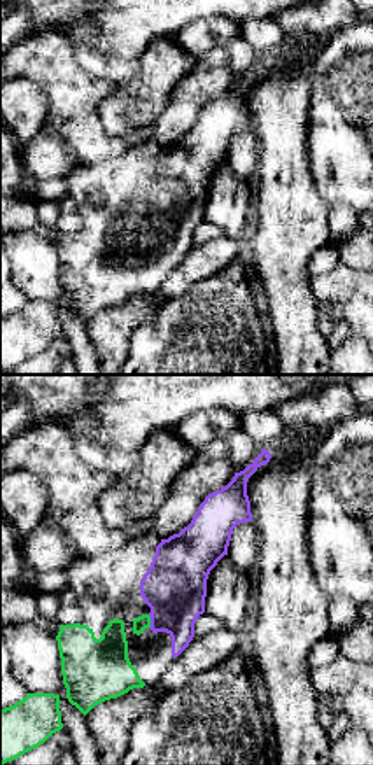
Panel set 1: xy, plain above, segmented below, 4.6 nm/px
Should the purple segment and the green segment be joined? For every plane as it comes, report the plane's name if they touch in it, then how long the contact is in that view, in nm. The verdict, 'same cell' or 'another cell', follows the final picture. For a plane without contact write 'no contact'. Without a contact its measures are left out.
contact in xy; length 60 nm

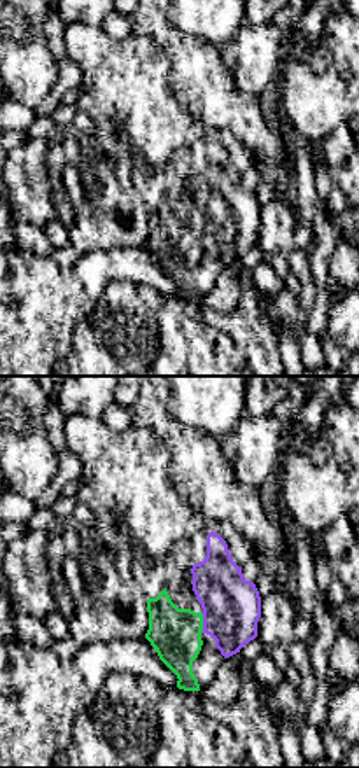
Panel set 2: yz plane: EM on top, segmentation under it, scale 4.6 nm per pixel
contact in yz; length 100 nm

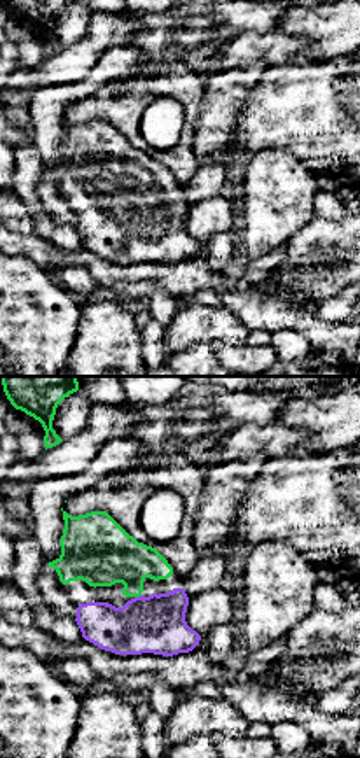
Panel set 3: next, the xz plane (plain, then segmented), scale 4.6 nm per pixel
contact in xz; length 40 nm

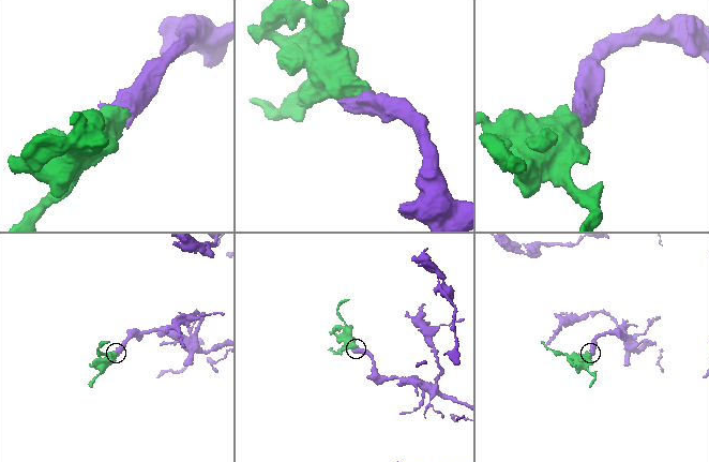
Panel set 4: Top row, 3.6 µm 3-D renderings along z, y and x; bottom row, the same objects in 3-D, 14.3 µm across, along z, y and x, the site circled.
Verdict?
same cell

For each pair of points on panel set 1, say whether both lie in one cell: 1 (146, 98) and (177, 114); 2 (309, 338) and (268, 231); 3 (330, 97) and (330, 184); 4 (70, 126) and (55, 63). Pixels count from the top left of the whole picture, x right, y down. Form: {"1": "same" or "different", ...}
{"1": "different", "2": "same", "3": "same", "4": "same"}

